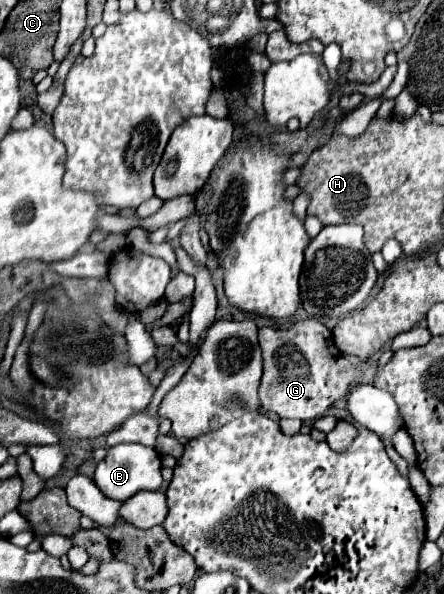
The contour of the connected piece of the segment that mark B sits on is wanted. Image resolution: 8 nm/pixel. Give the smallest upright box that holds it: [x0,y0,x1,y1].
[93,444,161,502]

